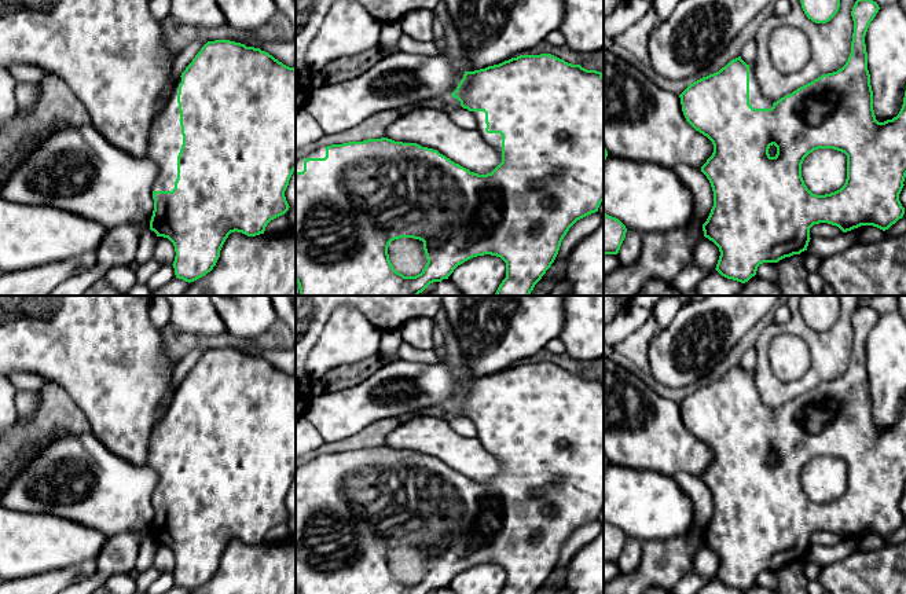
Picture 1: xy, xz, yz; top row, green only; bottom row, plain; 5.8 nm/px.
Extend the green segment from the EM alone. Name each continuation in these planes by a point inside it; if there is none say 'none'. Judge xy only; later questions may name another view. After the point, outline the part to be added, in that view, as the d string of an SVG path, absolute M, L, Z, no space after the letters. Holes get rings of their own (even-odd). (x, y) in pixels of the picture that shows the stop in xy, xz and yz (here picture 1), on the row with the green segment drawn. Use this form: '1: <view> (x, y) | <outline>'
1: xy (165, 140) | M177 78L172 87L165 109L153 120L148 139L148 158L159 168L153 191L172 191L177 179L177 155L183 144L180 111L177 103Z

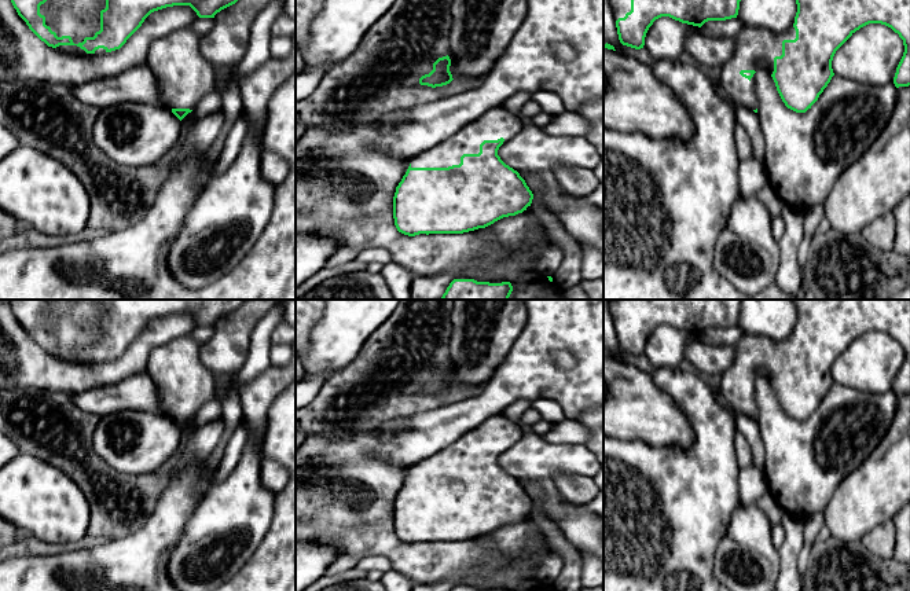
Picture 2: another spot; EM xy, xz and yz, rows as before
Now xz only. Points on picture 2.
1: xz (498, 123) | M503 106L493 107L478 120L463 126L459 132L439 146L411 159L411 168L448 168L460 164L463 154L478 154L484 140L498 140L515 136L524 124L520 117Z

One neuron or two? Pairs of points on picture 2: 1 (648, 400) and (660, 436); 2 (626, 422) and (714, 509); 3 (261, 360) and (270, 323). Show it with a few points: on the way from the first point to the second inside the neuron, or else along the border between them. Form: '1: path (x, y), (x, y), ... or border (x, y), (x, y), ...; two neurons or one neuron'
1: path (648, 408), (660, 424), (660, 428); one neuron
2: border (617, 439), (644, 440), (678, 450); two neurons
3: path (261, 351), (261, 333); one neuron

